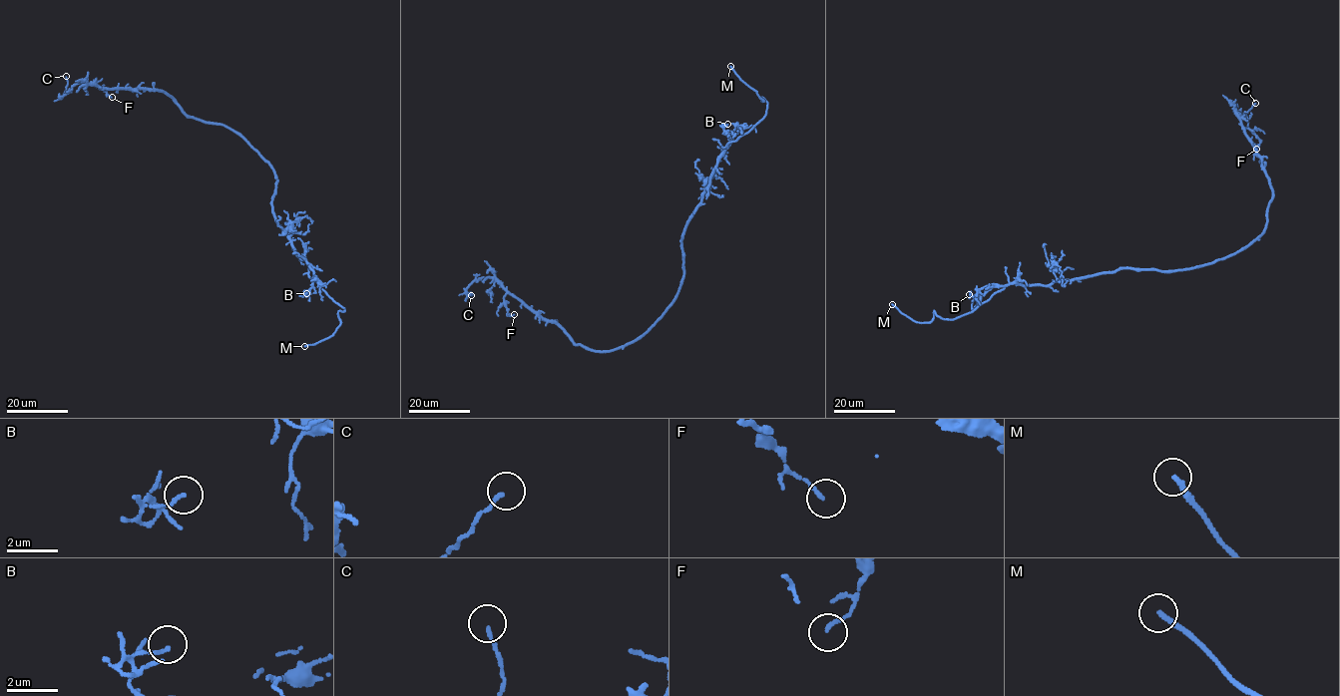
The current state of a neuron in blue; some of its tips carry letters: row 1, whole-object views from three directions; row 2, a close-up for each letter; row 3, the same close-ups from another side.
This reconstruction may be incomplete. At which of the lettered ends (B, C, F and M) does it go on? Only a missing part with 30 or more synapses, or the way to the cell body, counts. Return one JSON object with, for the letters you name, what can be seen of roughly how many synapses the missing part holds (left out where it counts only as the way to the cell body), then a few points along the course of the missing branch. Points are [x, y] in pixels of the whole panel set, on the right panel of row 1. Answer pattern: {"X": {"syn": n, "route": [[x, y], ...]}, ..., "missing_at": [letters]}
{"missing_at": ["M"]}

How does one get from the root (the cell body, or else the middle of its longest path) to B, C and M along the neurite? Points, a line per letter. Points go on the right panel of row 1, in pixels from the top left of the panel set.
B: (1170, 270), (1119, 268), (1045, 285), (1012, 283), (994, 286), (980, 299), (969, 294)
C: (1170, 270), (1228, 257), (1263, 231), (1272, 187), (1235, 105), (1233, 109), (1243, 115), (1255, 103)
M: (1170, 270), (1119, 268), (1045, 285), (1007, 284), (951, 319), (935, 311), (931, 321), (917, 322), (892, 304)

